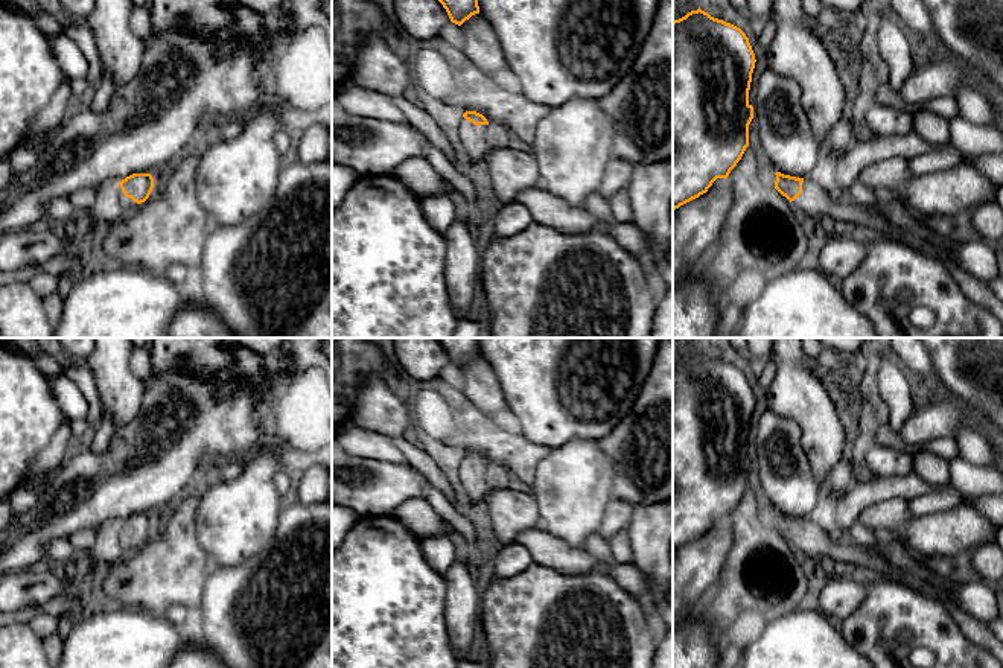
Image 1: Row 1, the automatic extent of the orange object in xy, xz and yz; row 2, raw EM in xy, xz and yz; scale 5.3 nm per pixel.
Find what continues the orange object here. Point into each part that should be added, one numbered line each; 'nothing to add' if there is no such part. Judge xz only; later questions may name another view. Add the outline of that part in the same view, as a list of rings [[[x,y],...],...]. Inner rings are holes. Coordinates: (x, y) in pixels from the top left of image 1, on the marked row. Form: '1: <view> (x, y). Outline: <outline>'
1: xz (477, 140). Outline: [[[463,116],[458,123],[458,132],[463,146],[472,161],[472,166],[466,169],[473,178],[482,177],[482,160],[492,145],[493,128],[490,125],[473,125]]]

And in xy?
1: xy (128, 204). Outline: [[[119,184],[117,190],[119,190],[119,201],[126,212],[137,208],[139,204],[134,202],[131,198],[126,198]]]

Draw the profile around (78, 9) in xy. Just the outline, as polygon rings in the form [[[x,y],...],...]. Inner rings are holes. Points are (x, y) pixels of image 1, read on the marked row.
[[[53,0],[53,6],[65,17],[85,21],[94,8],[94,0]]]

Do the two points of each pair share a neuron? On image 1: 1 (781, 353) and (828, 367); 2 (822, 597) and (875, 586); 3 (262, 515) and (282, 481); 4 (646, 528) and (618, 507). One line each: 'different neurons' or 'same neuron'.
1: different neurons
2: different neurons
3: different neurons
4: different neurons

